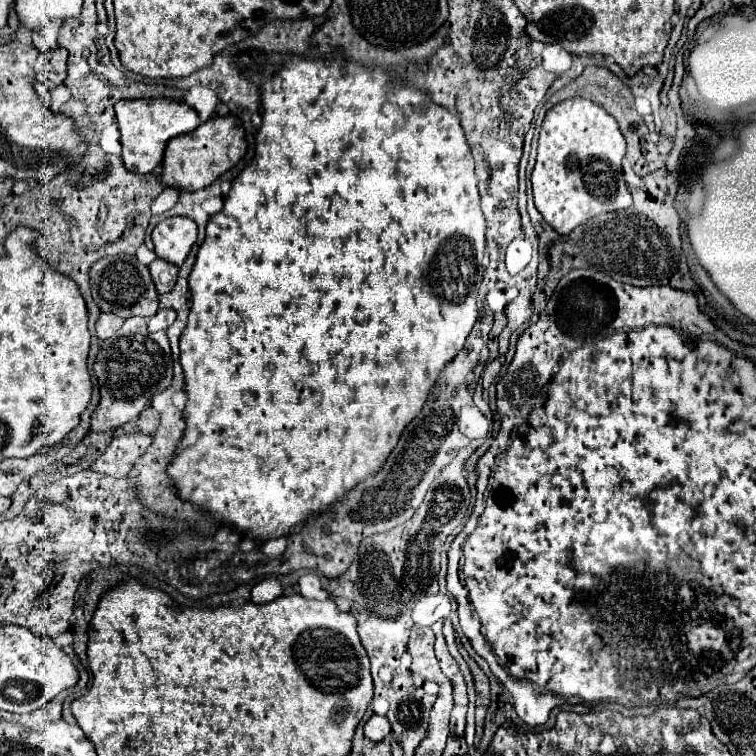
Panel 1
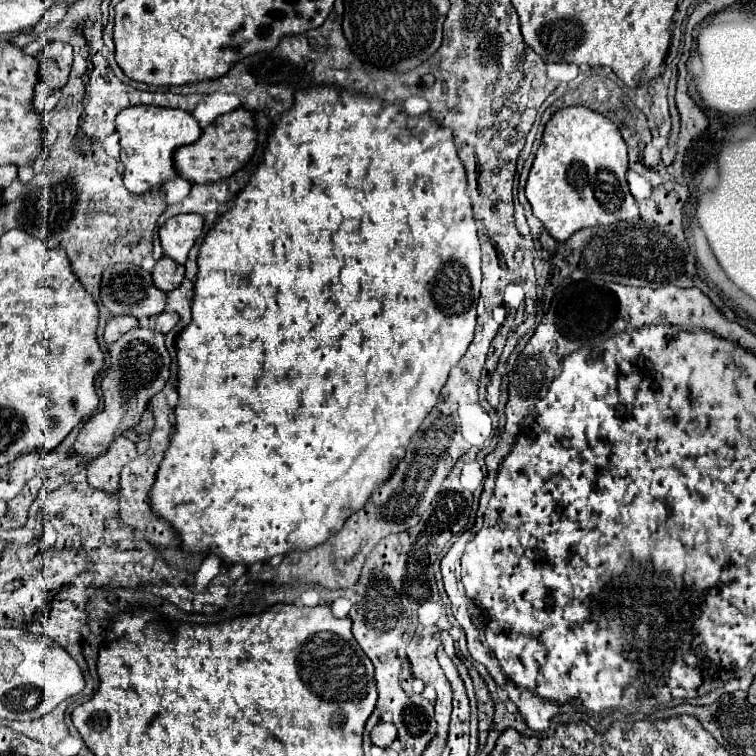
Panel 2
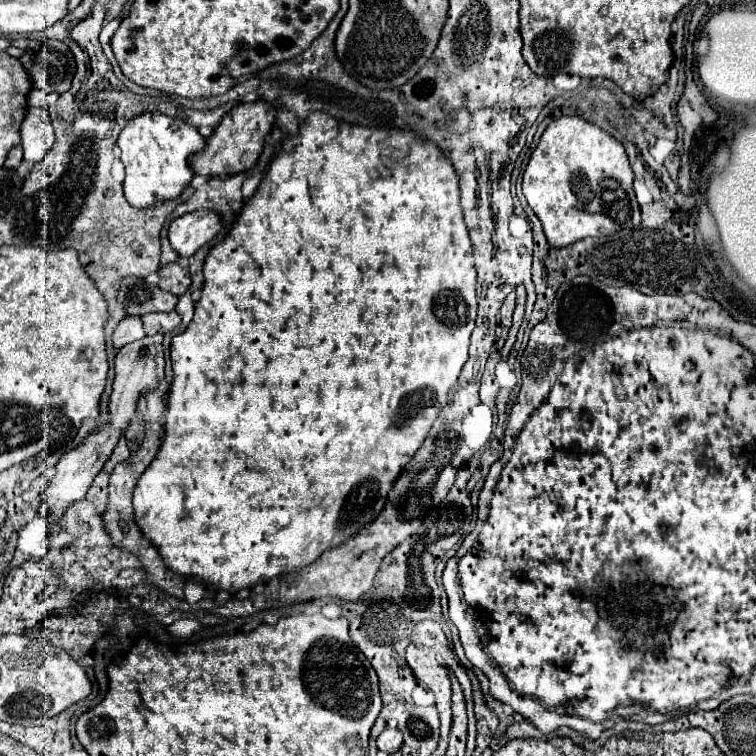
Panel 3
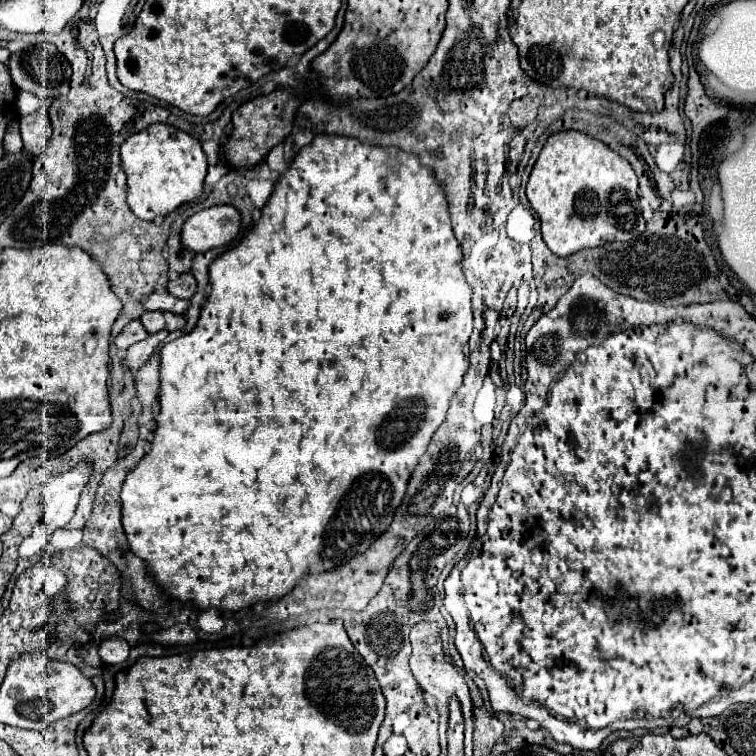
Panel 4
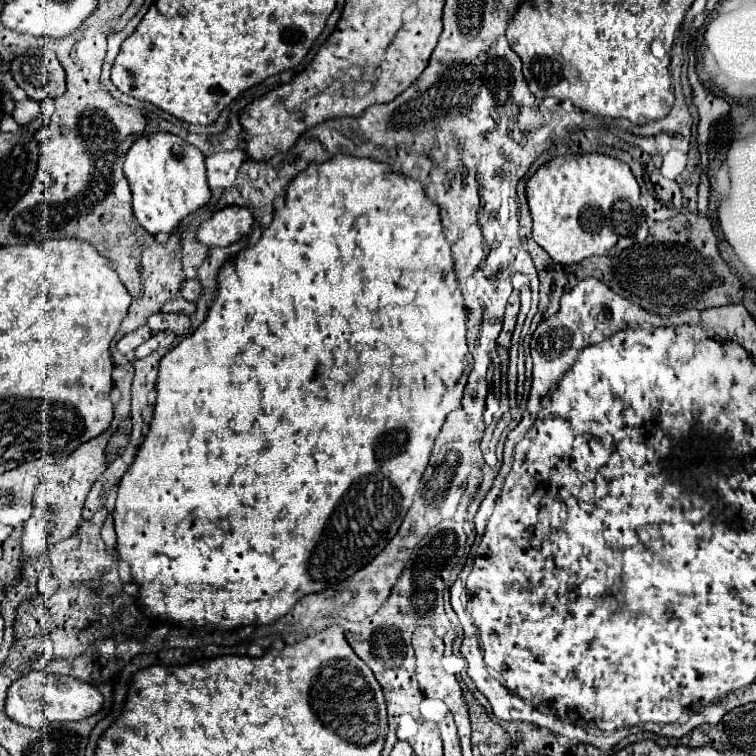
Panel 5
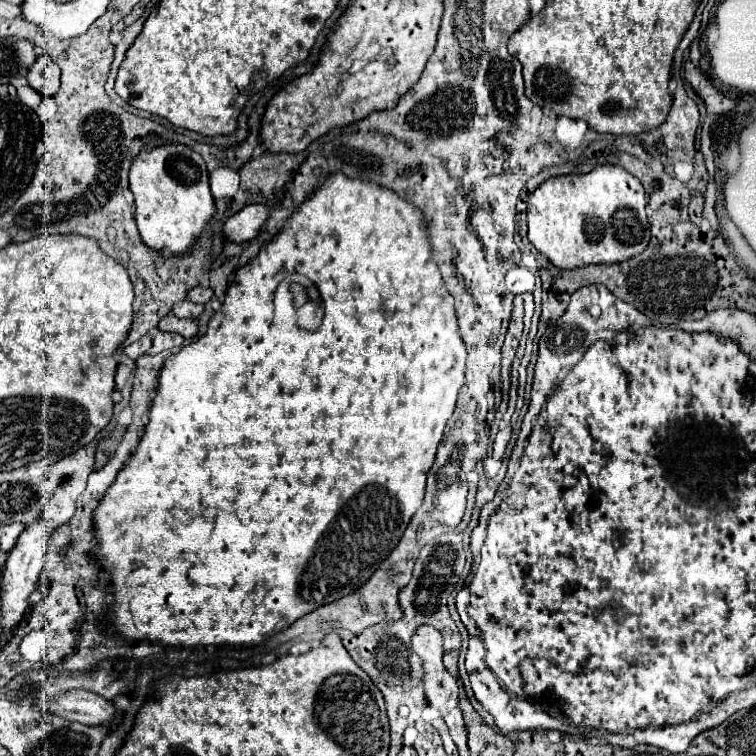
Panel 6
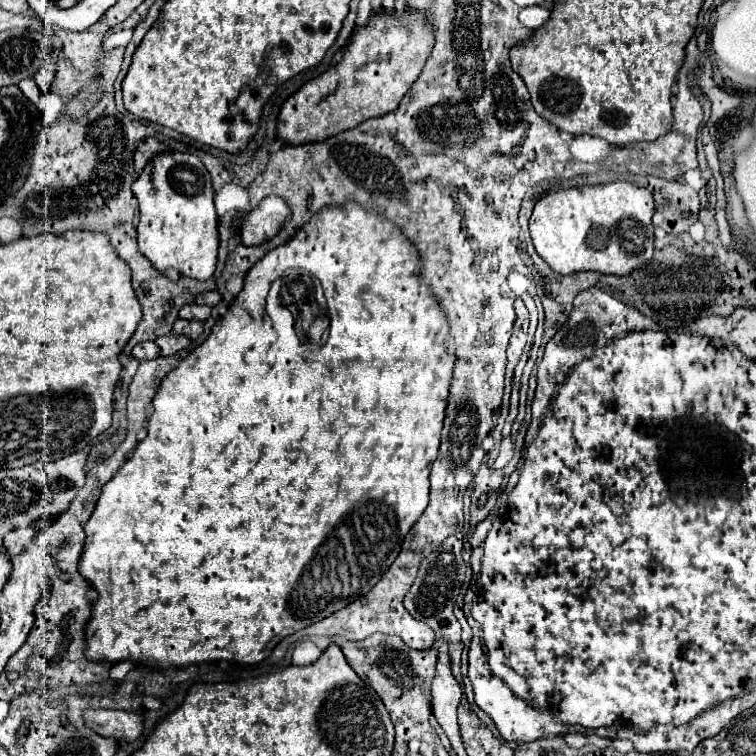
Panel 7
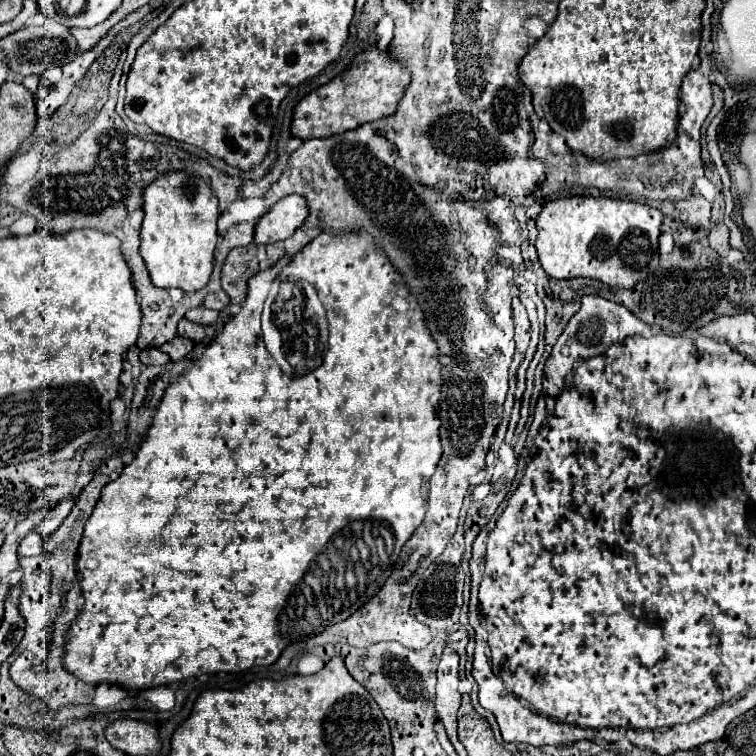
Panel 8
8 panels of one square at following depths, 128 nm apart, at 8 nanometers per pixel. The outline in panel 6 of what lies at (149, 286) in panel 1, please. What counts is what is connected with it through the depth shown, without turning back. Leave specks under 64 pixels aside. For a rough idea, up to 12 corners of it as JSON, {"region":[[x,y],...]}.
{"region":[[190,300],[174,304],[172,314],[178,318],[196,318],[202,304]]}

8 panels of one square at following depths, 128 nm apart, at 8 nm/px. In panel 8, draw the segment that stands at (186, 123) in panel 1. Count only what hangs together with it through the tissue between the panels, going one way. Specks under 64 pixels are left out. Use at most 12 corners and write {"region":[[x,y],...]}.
{"region":[[186,170],[142,190],[140,256],[158,288],[200,290],[218,200]]}

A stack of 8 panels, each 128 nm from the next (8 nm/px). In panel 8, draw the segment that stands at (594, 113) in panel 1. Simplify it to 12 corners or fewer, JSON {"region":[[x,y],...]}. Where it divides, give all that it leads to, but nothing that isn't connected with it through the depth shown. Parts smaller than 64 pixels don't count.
{"region":[[606,196],[548,200],[552,278],[632,288],[658,268],[662,214]]}

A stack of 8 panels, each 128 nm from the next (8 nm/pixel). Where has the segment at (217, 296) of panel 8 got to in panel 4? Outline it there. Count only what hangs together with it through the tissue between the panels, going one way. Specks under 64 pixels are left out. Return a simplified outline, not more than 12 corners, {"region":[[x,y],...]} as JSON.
{"region":[[190,272],[168,282],[172,296],[190,300],[196,280]]}

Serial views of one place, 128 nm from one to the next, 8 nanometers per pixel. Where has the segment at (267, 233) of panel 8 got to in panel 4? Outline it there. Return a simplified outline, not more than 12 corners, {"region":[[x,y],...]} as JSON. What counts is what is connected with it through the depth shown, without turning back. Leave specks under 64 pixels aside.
{"region":[[212,206],[182,226],[182,246],[206,252],[240,232],[234,206]]}

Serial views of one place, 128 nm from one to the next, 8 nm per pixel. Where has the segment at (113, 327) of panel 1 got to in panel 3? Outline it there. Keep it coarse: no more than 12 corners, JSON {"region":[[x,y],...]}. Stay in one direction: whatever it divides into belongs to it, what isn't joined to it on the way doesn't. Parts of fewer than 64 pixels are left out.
{"region":[[136,316],[120,320],[112,334],[114,348],[144,338],[142,320]]}

